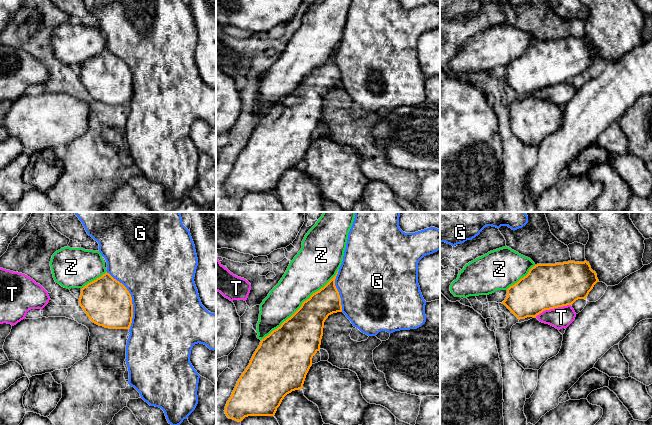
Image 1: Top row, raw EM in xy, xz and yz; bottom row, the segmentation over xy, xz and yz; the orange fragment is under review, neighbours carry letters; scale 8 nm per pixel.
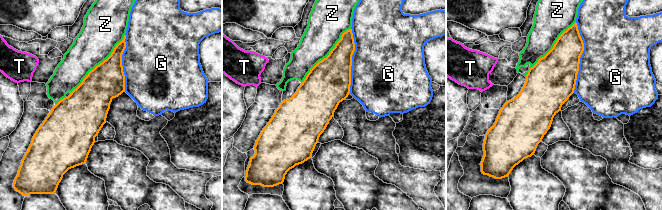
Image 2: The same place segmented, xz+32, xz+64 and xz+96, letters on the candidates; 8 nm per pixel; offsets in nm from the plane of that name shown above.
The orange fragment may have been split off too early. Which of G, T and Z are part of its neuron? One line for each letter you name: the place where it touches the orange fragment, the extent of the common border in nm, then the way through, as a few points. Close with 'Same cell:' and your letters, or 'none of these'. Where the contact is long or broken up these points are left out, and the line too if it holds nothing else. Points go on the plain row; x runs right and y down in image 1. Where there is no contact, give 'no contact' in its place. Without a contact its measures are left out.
Z: contact xz (301, 81); length 850 nm
Same cell: Z

